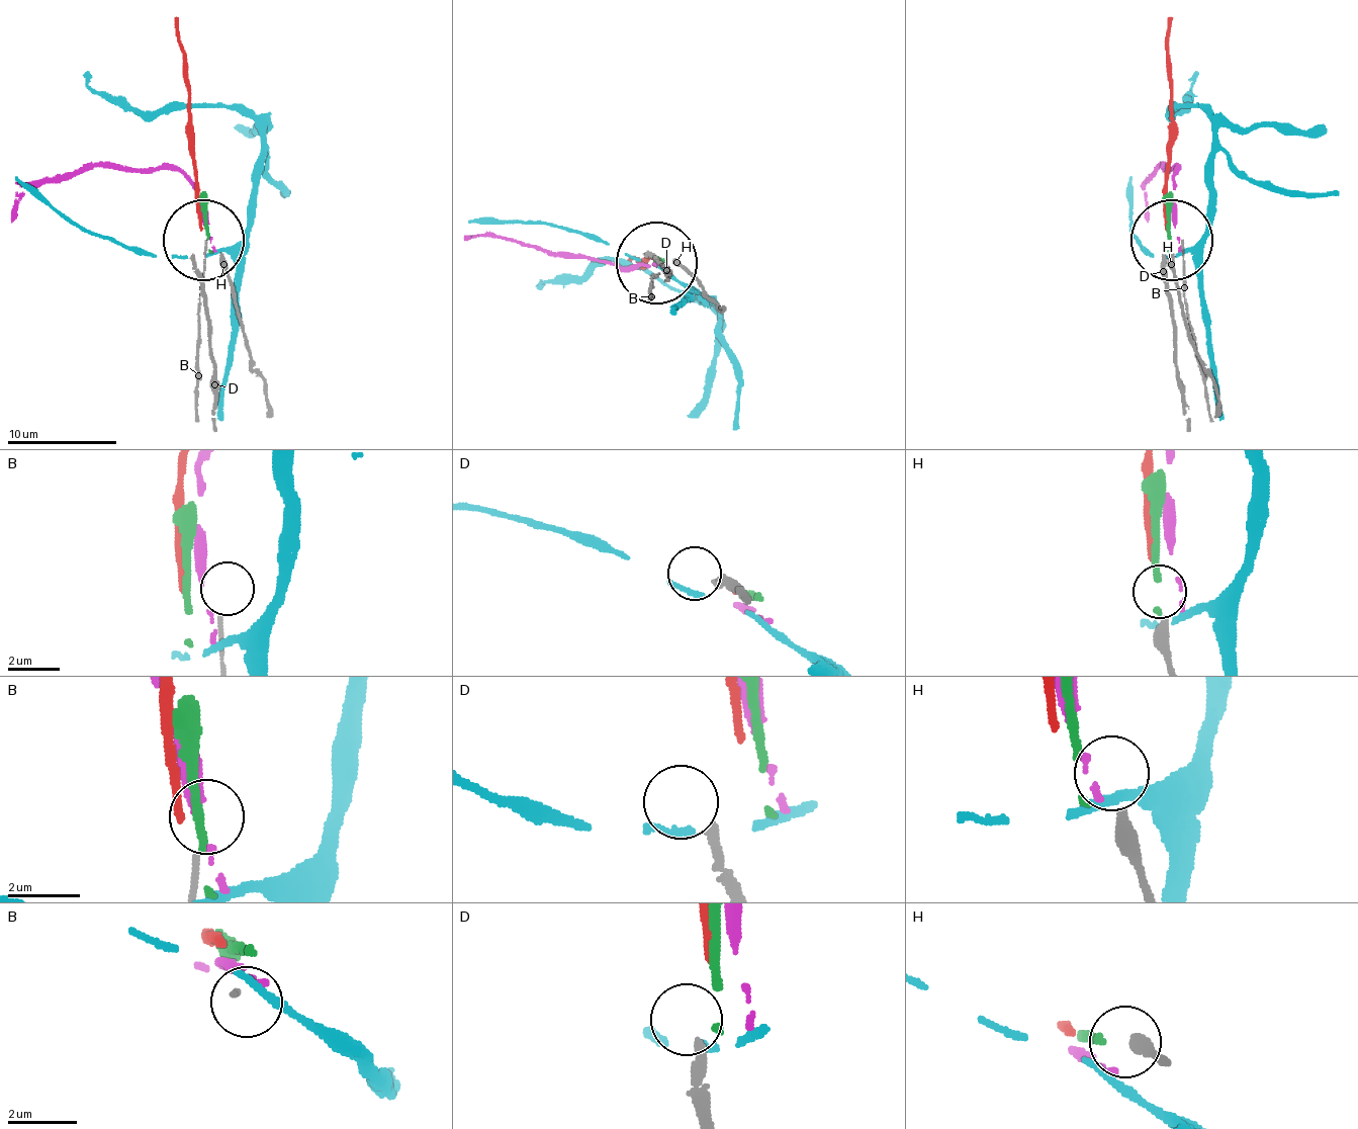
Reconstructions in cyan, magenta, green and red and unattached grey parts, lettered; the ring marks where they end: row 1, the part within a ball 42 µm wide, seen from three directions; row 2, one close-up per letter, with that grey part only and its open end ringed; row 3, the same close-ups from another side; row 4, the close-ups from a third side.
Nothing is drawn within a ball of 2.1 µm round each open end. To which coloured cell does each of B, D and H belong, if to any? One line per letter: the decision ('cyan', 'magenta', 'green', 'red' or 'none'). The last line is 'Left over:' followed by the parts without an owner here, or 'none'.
B: none
D: none
H: none
Left over: B, D, H

